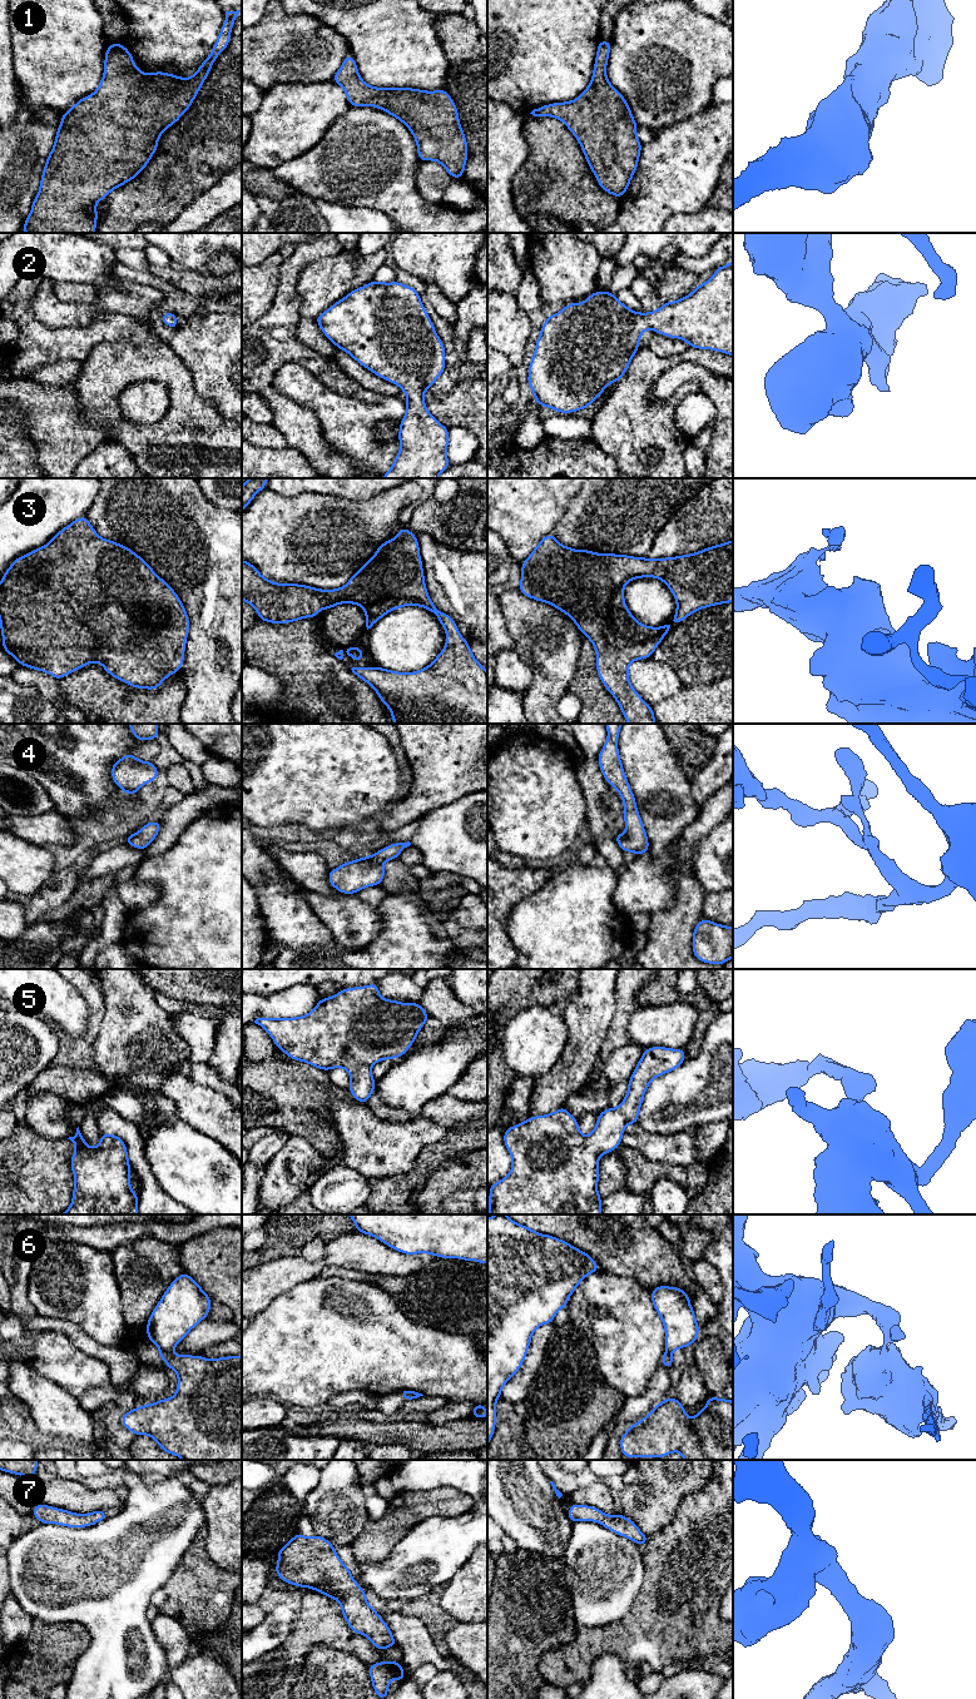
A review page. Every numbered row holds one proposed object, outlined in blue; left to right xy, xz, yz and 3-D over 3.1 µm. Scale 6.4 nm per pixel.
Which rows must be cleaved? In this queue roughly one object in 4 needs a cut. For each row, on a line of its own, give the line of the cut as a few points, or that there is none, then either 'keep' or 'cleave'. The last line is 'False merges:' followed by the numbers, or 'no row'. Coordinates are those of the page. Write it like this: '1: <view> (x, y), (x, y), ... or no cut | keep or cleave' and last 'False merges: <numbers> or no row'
1: no cut | keep
2: no cut | keep
3: no cut | keep
4: no cut | keep
5: no cut | keep
6: xy (160, 1349), (171, 1352) | cleave
7: no cut | keep
False merges: 6

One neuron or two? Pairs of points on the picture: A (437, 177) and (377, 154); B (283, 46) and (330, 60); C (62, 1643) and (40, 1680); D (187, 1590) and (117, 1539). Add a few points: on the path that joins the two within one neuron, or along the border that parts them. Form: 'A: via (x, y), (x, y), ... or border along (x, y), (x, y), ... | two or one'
A: border along (419, 162), (416, 188), (424, 198) | two
B: via (295, 48), (318, 51) | one
C: via (53, 1652), (40, 1664), (40, 1672) | one
D: border along (184, 1553), (162, 1588) | two

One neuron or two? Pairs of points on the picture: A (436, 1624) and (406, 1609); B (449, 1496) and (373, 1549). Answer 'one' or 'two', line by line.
A: one
B: one

